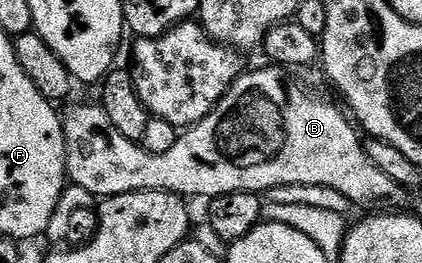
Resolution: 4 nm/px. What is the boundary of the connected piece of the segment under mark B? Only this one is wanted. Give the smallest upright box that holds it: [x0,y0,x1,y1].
[63,70,406,208]

